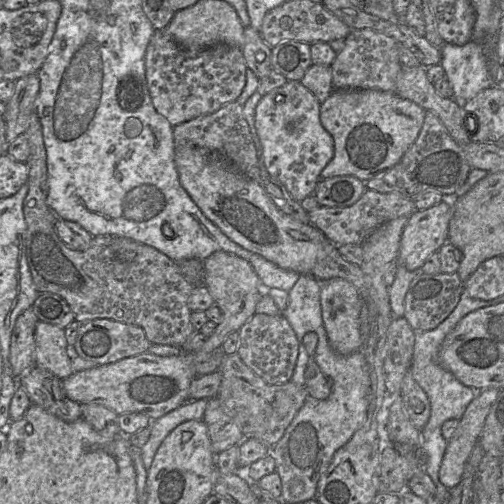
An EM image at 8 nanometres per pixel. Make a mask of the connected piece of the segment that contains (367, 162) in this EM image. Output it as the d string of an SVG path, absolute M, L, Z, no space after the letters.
M333 89L319 108L320 122L334 142L334 155L321 171L320 178L354 176L365 183L381 176L397 164L414 143L424 115L423 108L394 93L375 89Z

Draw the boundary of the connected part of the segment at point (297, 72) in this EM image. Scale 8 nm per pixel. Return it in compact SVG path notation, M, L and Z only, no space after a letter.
M284 41L271 49L272 69L288 81L301 81L312 65L310 44L300 41Z

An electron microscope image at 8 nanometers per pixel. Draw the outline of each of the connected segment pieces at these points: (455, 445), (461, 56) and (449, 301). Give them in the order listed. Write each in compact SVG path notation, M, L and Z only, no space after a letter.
M486 388L477 392L448 440L439 469L440 482L447 488L454 488L462 480L465 464L480 440L486 418L499 392L499 388Z
M471 40L458 46L444 43L440 47L441 67L453 90L453 99L462 104L494 84L490 60L485 48Z
M419 272L410 283L405 296L404 318L413 331L428 331L436 328L443 322L457 306L464 283L461 281L457 272L424 274Z

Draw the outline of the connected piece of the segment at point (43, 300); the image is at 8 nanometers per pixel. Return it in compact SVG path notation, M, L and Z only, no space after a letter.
M51 292L39 293L32 308L40 321L63 329L74 320L74 314L67 302L61 296Z

